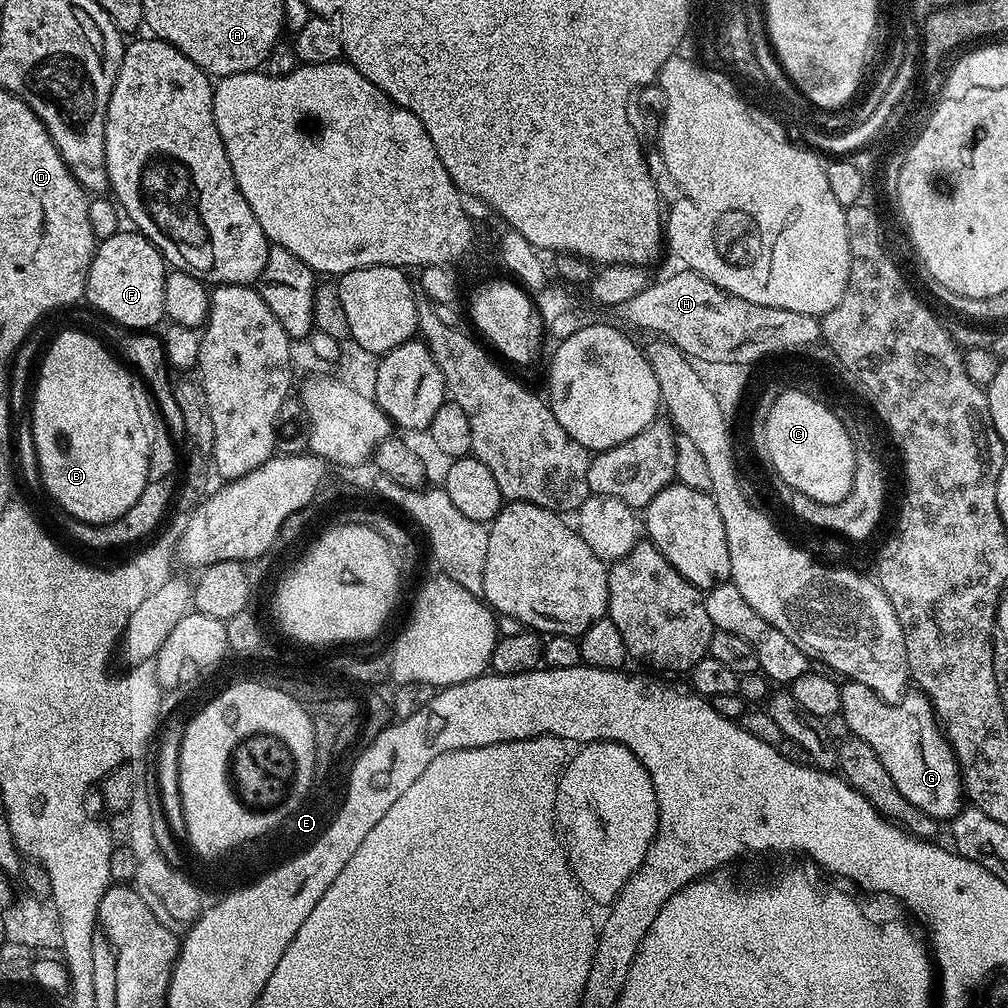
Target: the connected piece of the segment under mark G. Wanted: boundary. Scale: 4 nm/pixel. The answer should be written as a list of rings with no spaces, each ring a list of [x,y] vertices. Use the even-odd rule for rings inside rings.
[[[854,680],[841,683],[840,693],[840,714],[845,716],[851,735],[866,742],[866,746],[870,746],[870,750],[878,754],[878,762],[882,762],[882,766],[886,766],[886,774],[894,778],[894,786],[898,786],[898,794],[902,794],[904,804],[922,810],[937,822],[951,822],[966,804],[964,777],[960,775],[960,763],[956,761],[952,748],[944,739],[936,713],[932,711],[927,696],[919,690],[912,690],[896,704],[891,704],[884,701],[870,687],[860,685]]]

